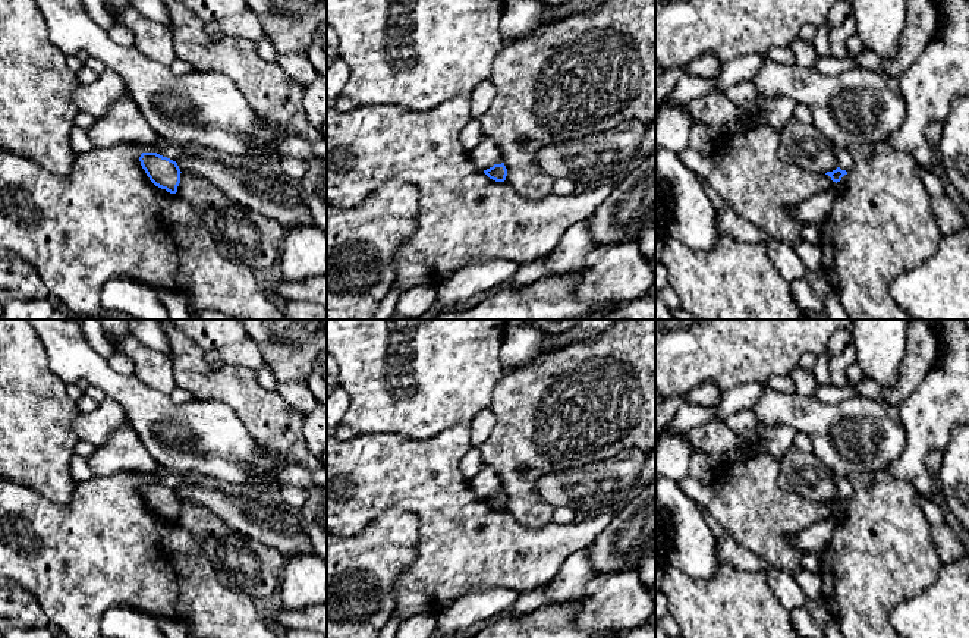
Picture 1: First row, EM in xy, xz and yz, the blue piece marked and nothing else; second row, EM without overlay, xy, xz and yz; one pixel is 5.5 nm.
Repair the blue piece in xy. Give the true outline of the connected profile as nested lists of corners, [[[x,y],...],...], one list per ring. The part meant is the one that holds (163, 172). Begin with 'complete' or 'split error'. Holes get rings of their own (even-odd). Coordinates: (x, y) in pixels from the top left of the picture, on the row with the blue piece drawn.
complete; [[[142,153],[139,161],[155,186],[166,189],[170,194],[177,192],[182,172],[176,161],[157,153]]]

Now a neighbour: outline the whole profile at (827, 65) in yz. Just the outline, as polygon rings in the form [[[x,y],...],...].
[[[831,56],[818,57],[814,67],[825,75],[840,75],[850,69],[858,67],[852,57],[836,59]]]

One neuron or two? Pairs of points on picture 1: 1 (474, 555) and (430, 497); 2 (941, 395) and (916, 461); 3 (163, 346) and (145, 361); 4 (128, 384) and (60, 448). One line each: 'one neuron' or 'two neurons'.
1: one neuron
2: one neuron
3: two neurons
4: two neurons

